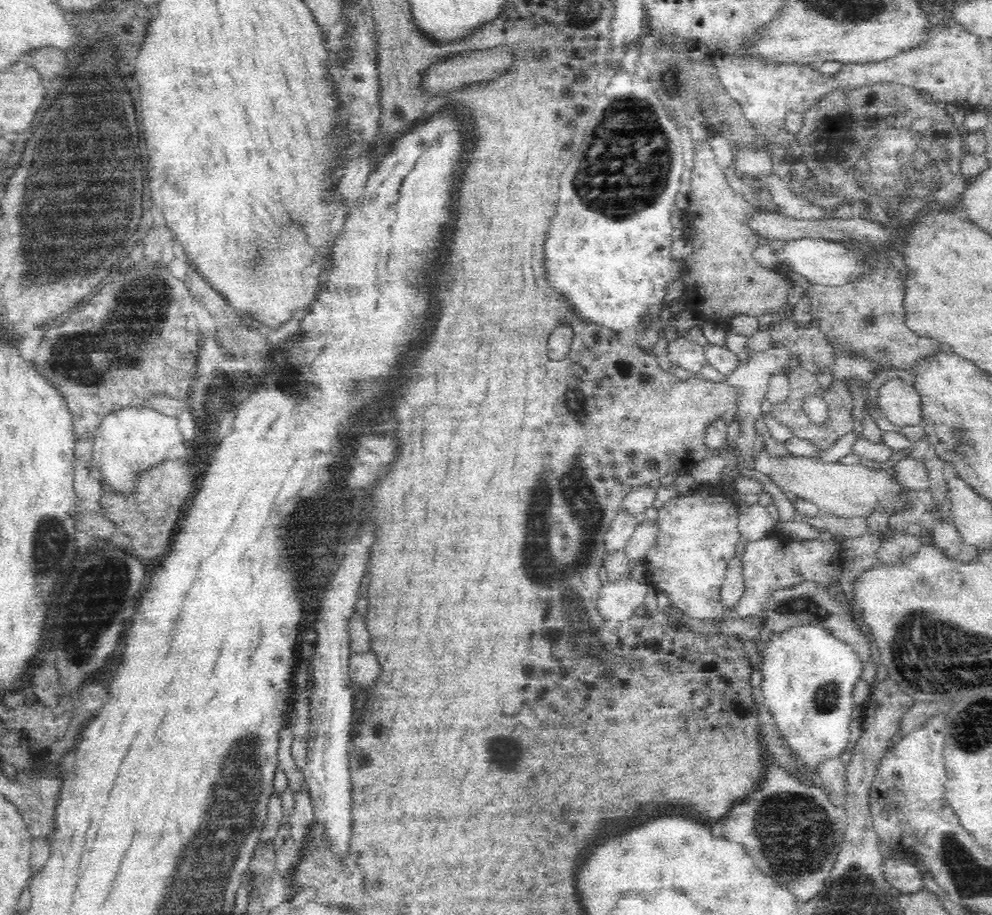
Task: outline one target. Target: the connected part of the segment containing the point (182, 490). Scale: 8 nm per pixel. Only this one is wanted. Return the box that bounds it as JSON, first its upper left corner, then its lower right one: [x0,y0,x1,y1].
[100,460,197,560]

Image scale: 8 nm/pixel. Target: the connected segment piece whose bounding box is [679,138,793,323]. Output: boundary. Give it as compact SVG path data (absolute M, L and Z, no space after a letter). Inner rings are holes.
M709 140L693 142L693 161L690 178L689 206L683 211L685 218L691 224L691 230L687 232L687 239L692 244L692 254L680 265L680 280L685 286L685 307L693 311L693 317L705 320L708 323L727 322L736 315L748 315L758 318L764 314L774 314L776 304L786 306L786 292L793 284L788 275L780 275L774 269L767 269L758 263L752 252L762 248L760 236L747 226L744 221L757 208L748 204L726 181L725 173L718 164L714 149Z

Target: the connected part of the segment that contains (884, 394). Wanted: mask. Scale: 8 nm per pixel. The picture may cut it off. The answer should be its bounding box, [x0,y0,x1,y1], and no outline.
[877,378,921,426]

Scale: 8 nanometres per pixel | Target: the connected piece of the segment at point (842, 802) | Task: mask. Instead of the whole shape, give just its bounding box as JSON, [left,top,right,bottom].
[819,759,847,807]

